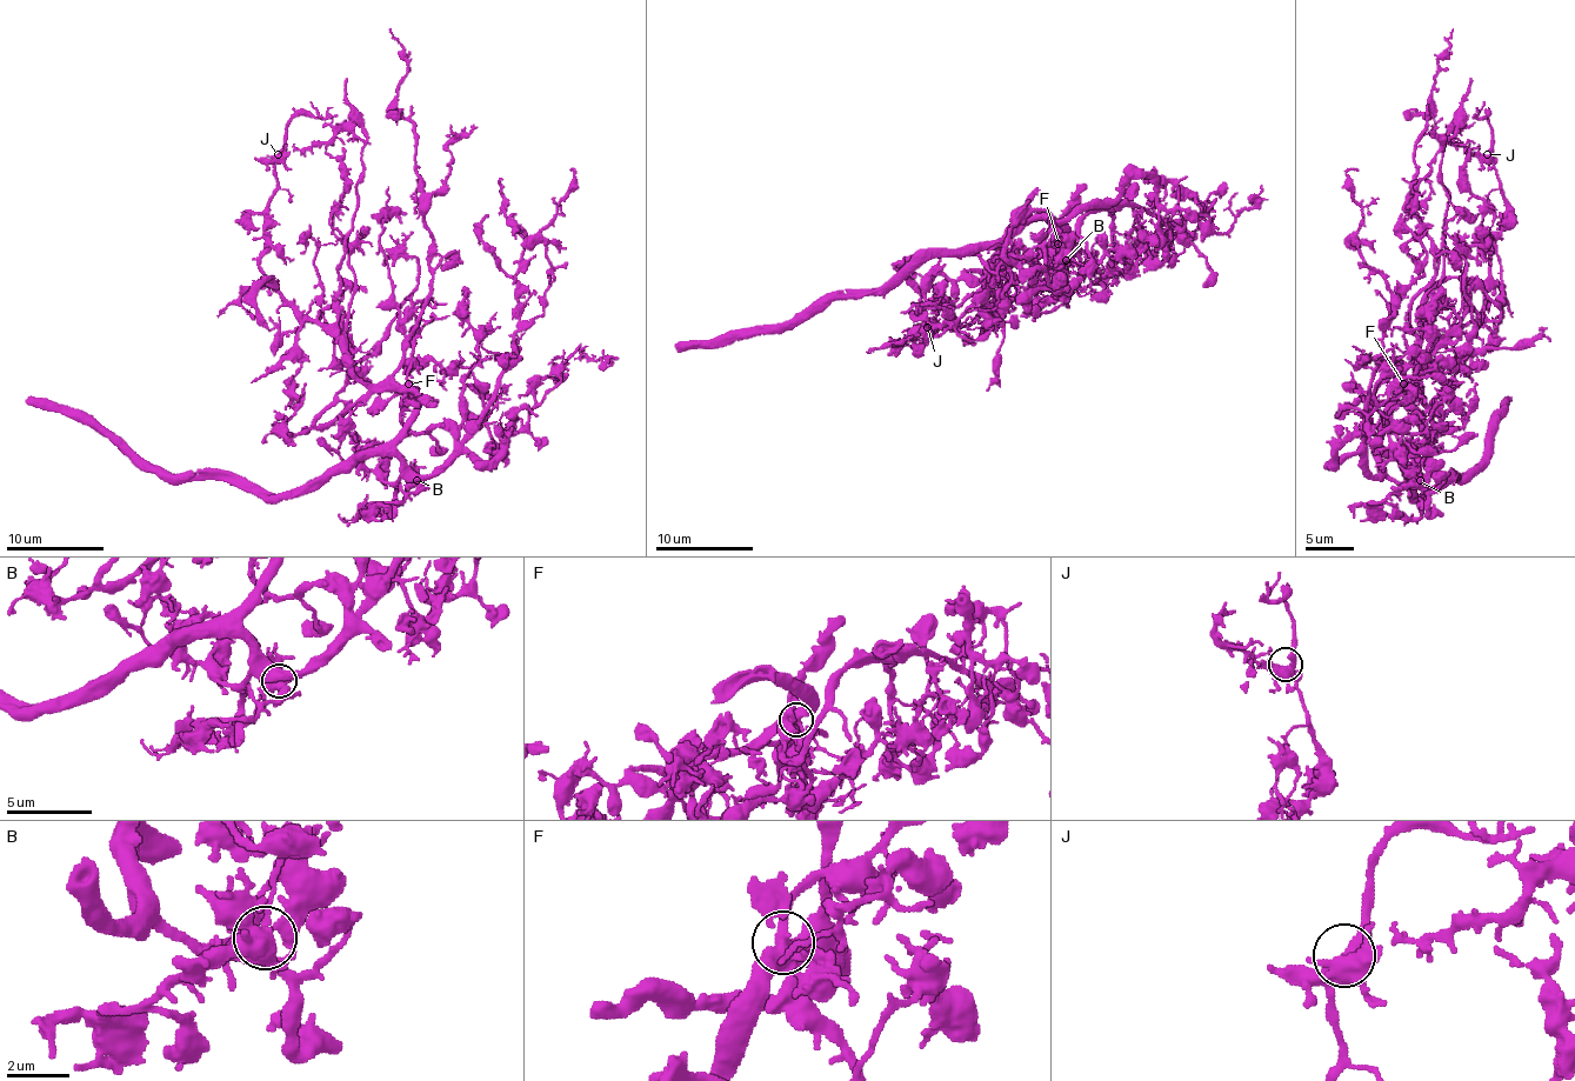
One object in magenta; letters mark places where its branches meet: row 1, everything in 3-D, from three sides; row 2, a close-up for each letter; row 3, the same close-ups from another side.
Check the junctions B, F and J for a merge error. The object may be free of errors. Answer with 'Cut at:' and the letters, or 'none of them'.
Cut at: none of them

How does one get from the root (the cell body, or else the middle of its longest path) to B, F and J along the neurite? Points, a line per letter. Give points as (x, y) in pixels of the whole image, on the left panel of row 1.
B: (412, 420), (405, 436), (395, 446), (395, 456), (400, 461), (398, 485), (405, 493), (412, 493), (416, 480)
F: (412, 420), (416, 391), (409, 384)
J: (412, 420), (409, 400), (378, 384), (364, 384), (351, 371), (344, 346), (264, 273), (261, 252), (278, 154)

